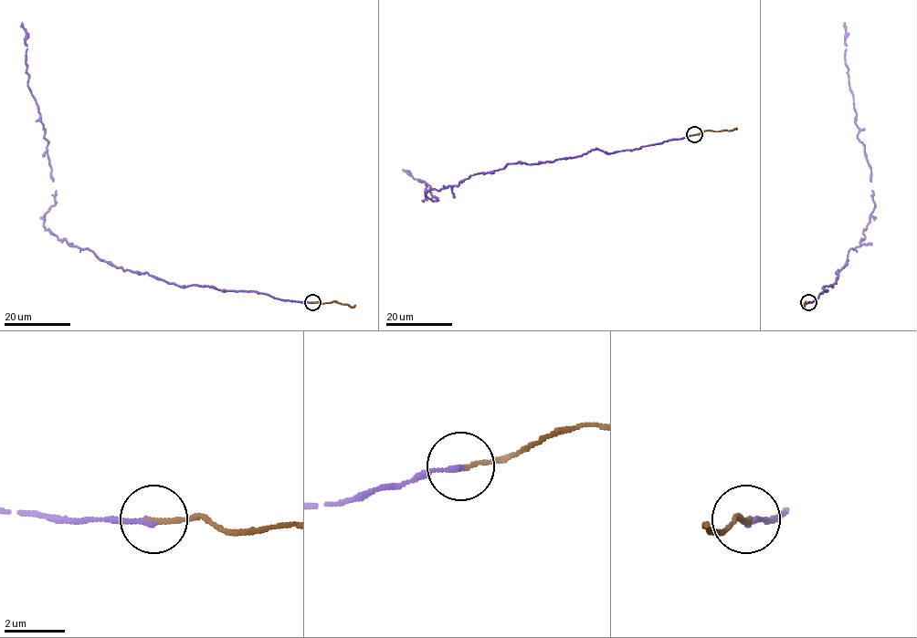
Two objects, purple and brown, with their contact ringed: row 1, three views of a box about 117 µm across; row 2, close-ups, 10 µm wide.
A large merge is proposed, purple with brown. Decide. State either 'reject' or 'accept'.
accept

